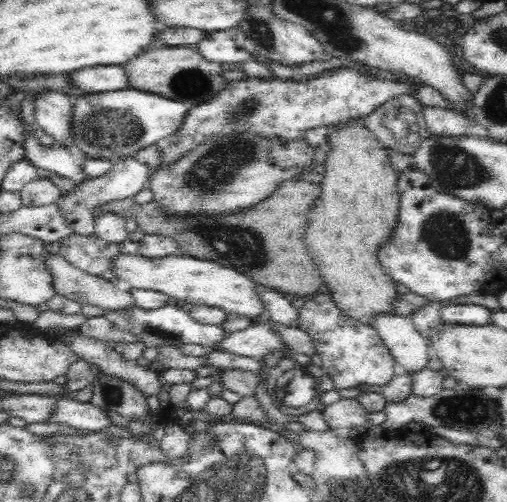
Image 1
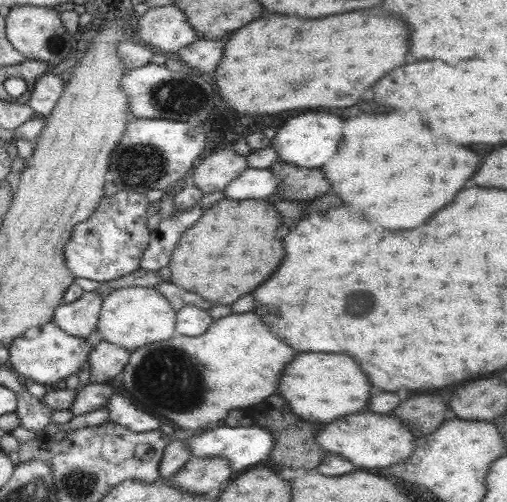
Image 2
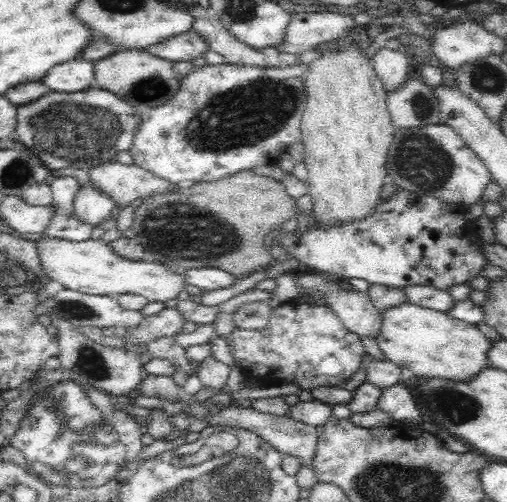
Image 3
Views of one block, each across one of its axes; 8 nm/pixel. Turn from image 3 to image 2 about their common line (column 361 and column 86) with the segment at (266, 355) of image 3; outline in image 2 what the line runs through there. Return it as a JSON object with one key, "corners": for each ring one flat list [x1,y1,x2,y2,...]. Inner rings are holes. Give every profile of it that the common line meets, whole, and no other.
{"corners":[[49,321,41,326,27,329,23,334,11,341,7,347,9,358,7,365,17,373,23,382,33,380,39,384,53,384,59,380,80,372,81,368,87,369,87,354,91,347,85,343,84,337,75,337,59,330,59,327]]}

